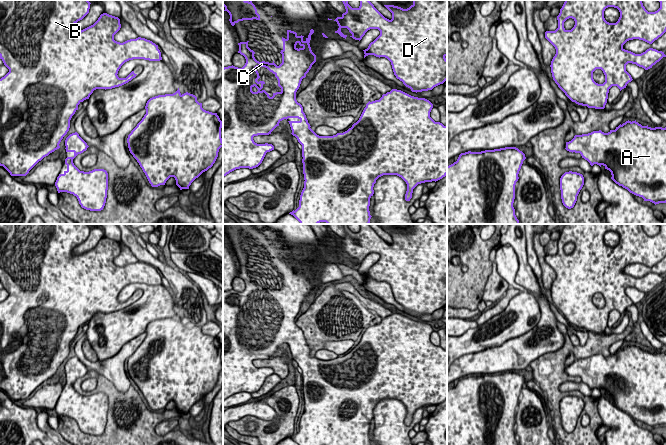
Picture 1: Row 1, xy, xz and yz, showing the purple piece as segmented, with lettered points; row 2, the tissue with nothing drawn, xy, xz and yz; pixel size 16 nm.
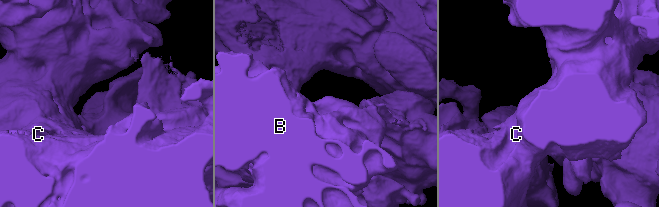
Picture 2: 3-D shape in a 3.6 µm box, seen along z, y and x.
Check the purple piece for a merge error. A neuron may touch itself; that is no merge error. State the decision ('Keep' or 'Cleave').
Keep

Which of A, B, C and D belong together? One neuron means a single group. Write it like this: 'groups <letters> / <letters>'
groups A B C D

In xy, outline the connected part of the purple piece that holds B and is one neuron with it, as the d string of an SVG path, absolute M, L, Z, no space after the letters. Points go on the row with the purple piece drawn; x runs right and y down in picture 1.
M0 0L0 59L9 69L9 72L0 79L0 166L3 166L11 176L26 176L39 161L60 148L59 144L69 131L70 120L78 110L78 105L89 99L94 90L119 87L135 78L137 74L134 71L126 78L118 77L118 71L125 62L133 59L162 60L158 45L150 40L138 37L123 43L115 41L114 35L121 28L120 19L107 13L101 14L93 25L81 31L74 31L73 25L89 13L90 4L88 0Z

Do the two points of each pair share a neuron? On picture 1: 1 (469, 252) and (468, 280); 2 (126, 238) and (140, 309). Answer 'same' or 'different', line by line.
1: same
2: different

